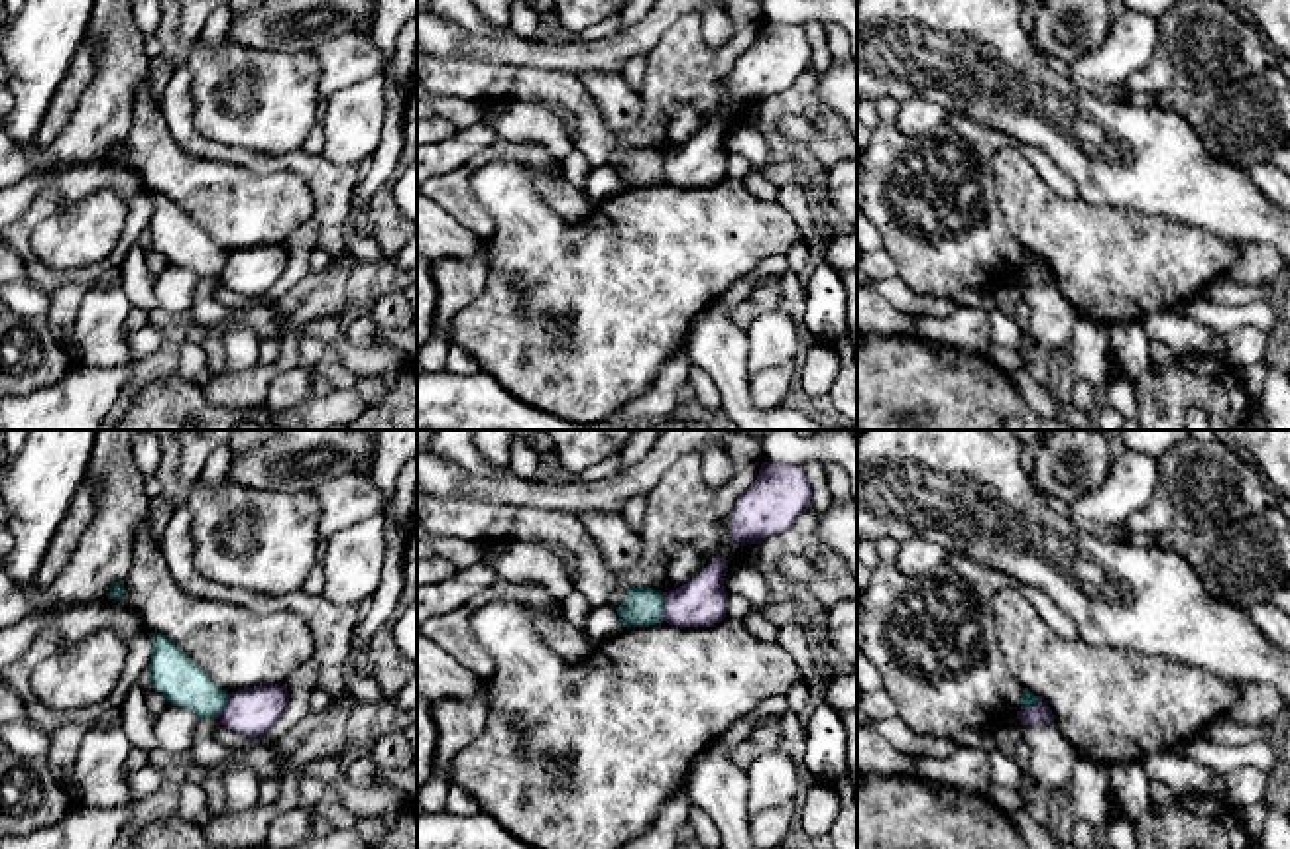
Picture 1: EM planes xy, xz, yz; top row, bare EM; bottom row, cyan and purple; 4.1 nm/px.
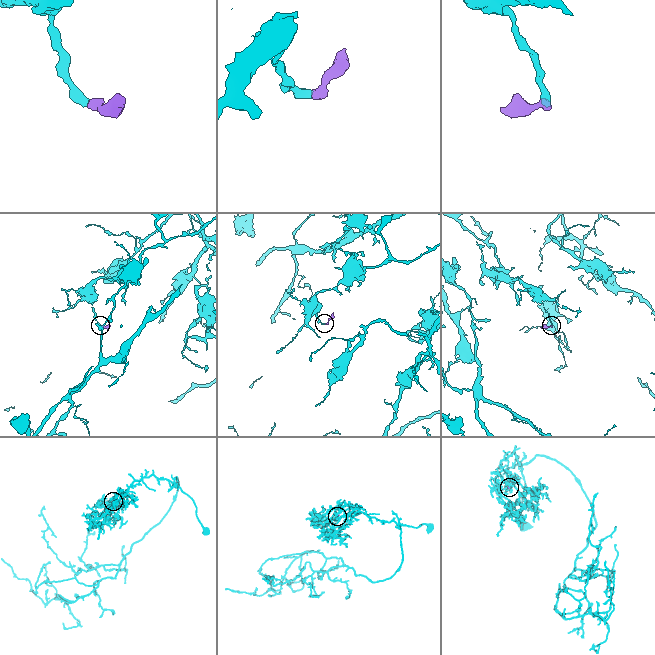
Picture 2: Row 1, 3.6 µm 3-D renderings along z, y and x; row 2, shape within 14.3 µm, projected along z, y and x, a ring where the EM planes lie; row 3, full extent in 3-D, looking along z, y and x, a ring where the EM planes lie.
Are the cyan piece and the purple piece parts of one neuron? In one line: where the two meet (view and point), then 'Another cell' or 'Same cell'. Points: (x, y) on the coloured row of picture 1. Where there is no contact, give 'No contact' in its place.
Touches cyan at xz (663, 606). Another cell

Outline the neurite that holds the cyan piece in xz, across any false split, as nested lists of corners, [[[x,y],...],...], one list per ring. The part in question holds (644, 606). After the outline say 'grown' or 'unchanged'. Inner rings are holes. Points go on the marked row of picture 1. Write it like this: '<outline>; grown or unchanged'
[[[627,588],[625,601],[616,609],[623,627],[643,627],[665,621],[665,592]]]; unchanged

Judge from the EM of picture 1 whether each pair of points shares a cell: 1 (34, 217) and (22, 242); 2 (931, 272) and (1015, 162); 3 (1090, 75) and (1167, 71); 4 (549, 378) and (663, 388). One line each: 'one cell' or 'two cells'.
1: one cell
2: two cells
3: two cells
4: two cells

